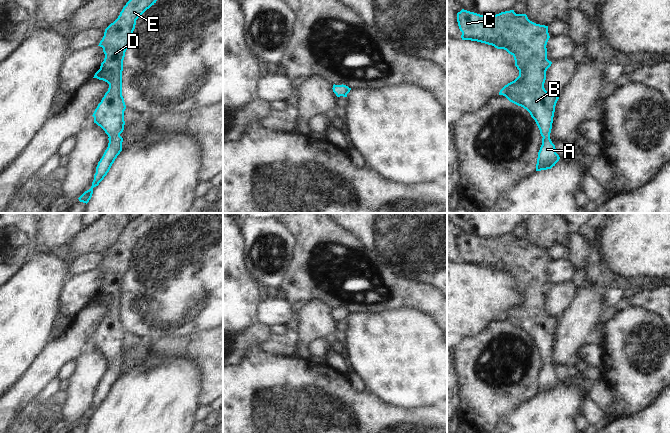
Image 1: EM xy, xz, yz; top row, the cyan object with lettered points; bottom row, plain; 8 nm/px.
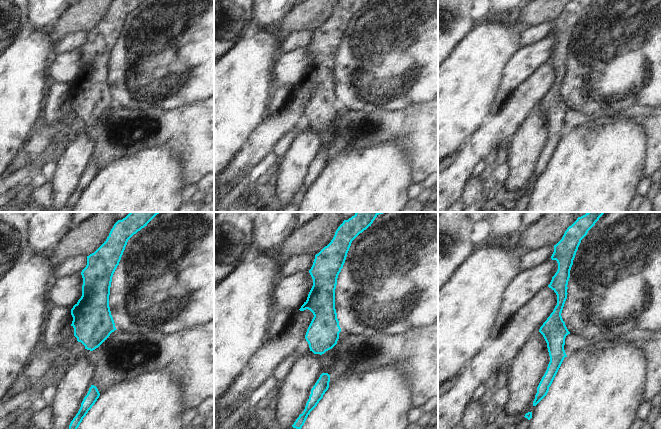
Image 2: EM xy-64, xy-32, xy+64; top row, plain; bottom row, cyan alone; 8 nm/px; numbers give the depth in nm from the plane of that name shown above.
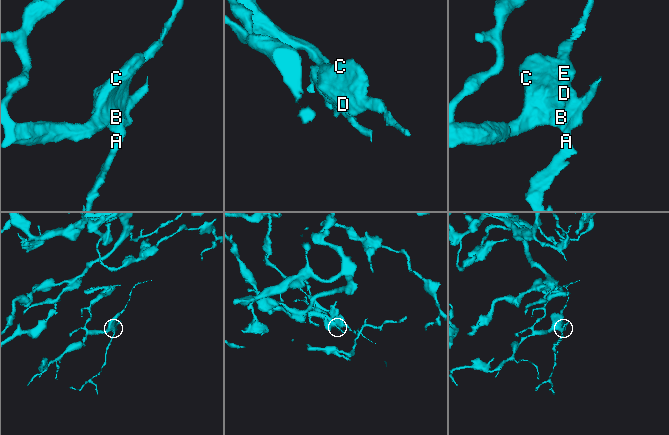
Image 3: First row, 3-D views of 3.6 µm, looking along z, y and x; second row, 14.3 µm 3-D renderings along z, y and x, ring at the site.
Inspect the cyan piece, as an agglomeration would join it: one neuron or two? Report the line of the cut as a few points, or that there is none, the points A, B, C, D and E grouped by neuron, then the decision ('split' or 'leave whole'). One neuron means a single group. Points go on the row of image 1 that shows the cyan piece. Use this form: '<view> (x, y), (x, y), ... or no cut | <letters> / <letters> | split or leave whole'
no cut | A B C D E | leave whole

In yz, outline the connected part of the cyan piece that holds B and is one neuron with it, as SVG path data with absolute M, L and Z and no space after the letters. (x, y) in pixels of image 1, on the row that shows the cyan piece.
M462 9L457 13L457 22L462 32L462 40L492 45L497 49L506 50L514 57L519 76L505 85L499 95L505 96L510 102L526 109L535 120L543 137L538 152L536 171L551 169L560 159L550 139L555 106L559 96L550 94L544 88L546 71L552 64L547 59L546 45L550 38L548 26L536 24L530 21L526 14L516 14L514 10L484 16Z

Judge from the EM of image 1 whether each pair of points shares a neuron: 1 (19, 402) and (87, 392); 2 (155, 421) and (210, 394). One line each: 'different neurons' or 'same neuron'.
1: different neurons
2: different neurons

